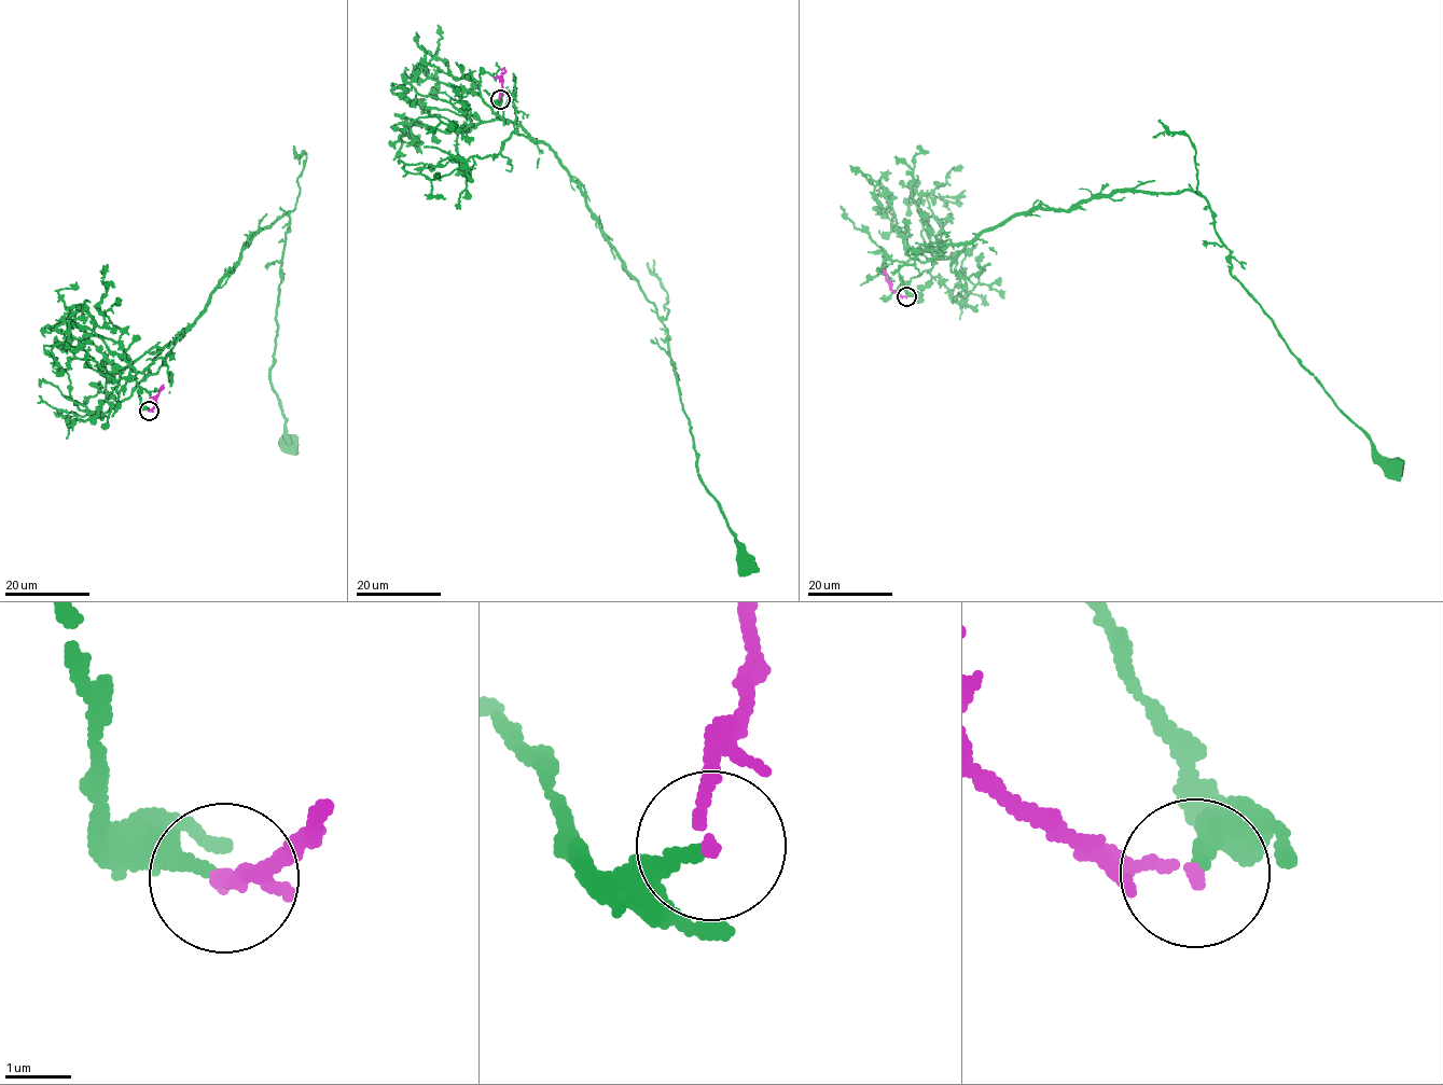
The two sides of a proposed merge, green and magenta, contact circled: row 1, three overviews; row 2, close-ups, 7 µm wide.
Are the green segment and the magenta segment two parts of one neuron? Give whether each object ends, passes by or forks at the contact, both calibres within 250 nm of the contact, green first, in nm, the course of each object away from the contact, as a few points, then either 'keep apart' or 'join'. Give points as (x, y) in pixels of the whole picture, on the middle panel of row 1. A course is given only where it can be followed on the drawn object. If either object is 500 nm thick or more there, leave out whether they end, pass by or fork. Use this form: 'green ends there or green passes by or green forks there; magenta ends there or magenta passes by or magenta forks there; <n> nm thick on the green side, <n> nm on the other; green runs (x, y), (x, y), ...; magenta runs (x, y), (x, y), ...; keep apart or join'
green ends there; magenta ends there; 240 nm thick on the green side, 180 nm on the other; green runs (499, 99), (480, 87), (491, 110), (553, 152), (625, 270), (654, 306), (668, 333), (698, 475), (747, 569); magenta runs (500, 99), (500, 77), (504, 71), (500, 70); keep apart

